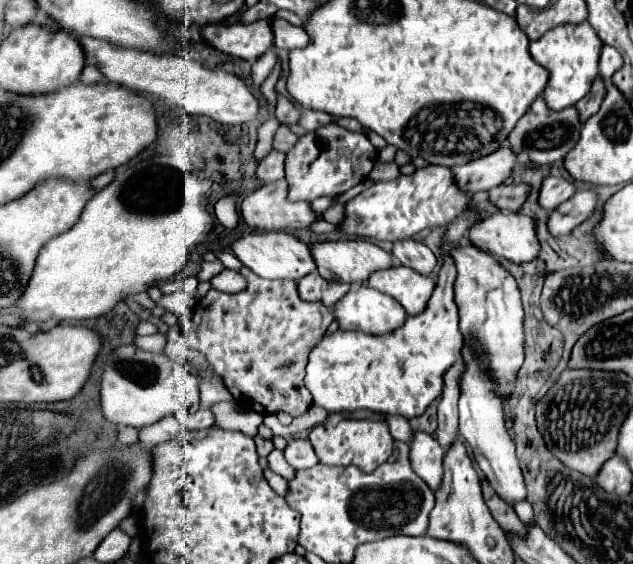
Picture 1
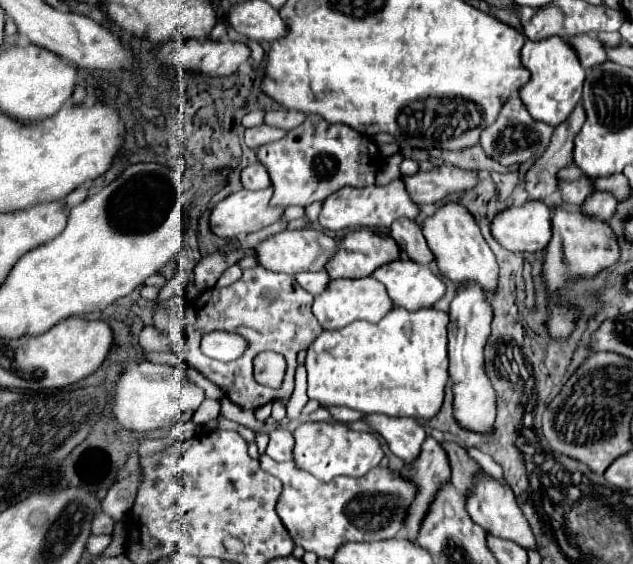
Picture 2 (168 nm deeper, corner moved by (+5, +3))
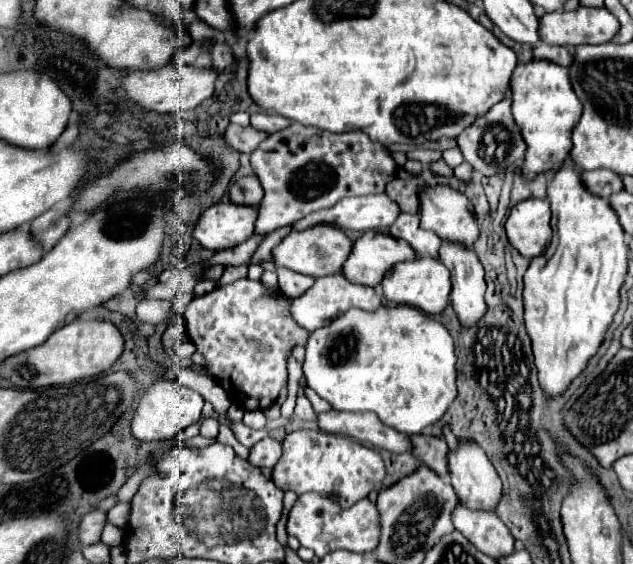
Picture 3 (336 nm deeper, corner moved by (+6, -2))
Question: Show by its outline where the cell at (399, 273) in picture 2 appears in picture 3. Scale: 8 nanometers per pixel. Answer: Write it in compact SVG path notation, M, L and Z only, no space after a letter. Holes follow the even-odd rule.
M419 257L415 261L397 263L393 269L389 269L381 281L381 287L385 299L389 299L391 303L411 305L425 311L427 315L437 315L447 307L451 281L449 281L449 271L443 263L433 261L433 257Z

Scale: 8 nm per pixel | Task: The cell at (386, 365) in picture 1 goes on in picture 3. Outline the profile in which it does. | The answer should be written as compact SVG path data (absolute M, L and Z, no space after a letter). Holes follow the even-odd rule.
M407 305L389 309L381 307L375 313L349 309L331 325L313 331L307 345L303 373L307 377L307 385L321 399L329 401L333 409L377 413L385 425L409 435L421 433L425 427L439 421L457 397L455 353L449 331L427 313L421 313L419 309Z

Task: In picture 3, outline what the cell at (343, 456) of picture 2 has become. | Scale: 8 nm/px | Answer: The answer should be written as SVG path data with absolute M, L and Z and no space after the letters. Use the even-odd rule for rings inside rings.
M299 429L289 433L283 439L283 455L281 461L273 467L273 483L287 491L295 491L297 495L307 491L317 493L337 493L343 507L353 505L361 497L367 497L373 487L381 485L385 477L383 459L375 449L353 443L343 435L333 435L325 431Z

